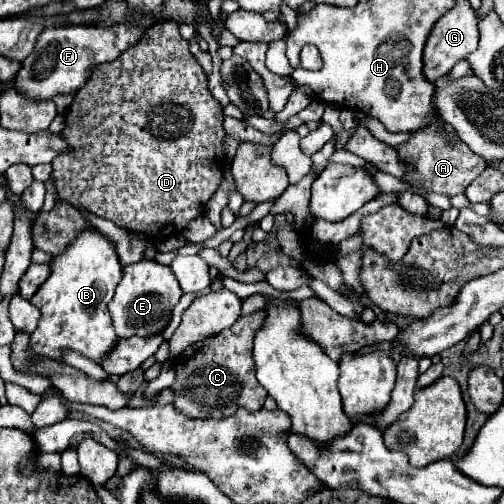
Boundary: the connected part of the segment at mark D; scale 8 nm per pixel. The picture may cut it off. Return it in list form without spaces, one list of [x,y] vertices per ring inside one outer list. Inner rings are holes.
[[[157,23],[149,27],[149,31],[143,33],[143,37],[137,41],[137,45],[123,51],[115,61],[101,63],[93,71],[93,79],[73,97],[73,103],[69,105],[69,111],[65,113],[65,129],[63,135],[69,139],[69,145],[73,147],[73,155],[61,155],[53,161],[53,183],[57,189],[57,201],[71,203],[77,209],[85,209],[97,217],[113,221],[117,227],[135,231],[135,233],[147,233],[149,239],[163,239],[173,233],[183,231],[189,221],[201,217],[205,213],[205,205],[211,199],[211,195],[217,191],[217,187],[223,181],[223,165],[225,165],[225,153],[223,153],[223,111],[219,109],[219,103],[213,99],[213,95],[207,89],[207,75],[203,73],[201,65],[189,51],[189,41],[185,41],[179,35],[179,27],[175,23]]]

